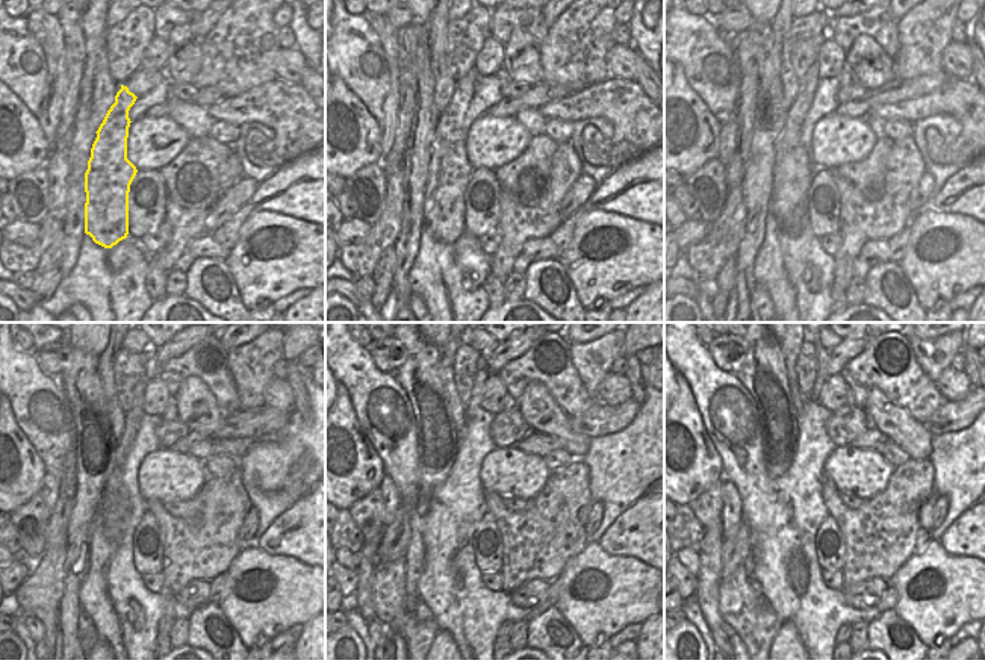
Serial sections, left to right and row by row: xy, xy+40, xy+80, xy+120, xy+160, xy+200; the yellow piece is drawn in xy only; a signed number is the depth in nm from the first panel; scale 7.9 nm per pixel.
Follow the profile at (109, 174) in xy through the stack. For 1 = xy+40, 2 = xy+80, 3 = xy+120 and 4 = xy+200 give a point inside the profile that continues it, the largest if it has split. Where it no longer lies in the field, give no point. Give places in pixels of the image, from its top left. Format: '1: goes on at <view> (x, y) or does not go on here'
1: goes on at xy+40 (450, 171)
2: goes on at xy+80 (792, 176)
3: goes on at xy+120 (114, 503)
4: goes on at xy+200 (822, 353)

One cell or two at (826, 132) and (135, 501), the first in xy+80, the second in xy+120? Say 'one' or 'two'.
two

